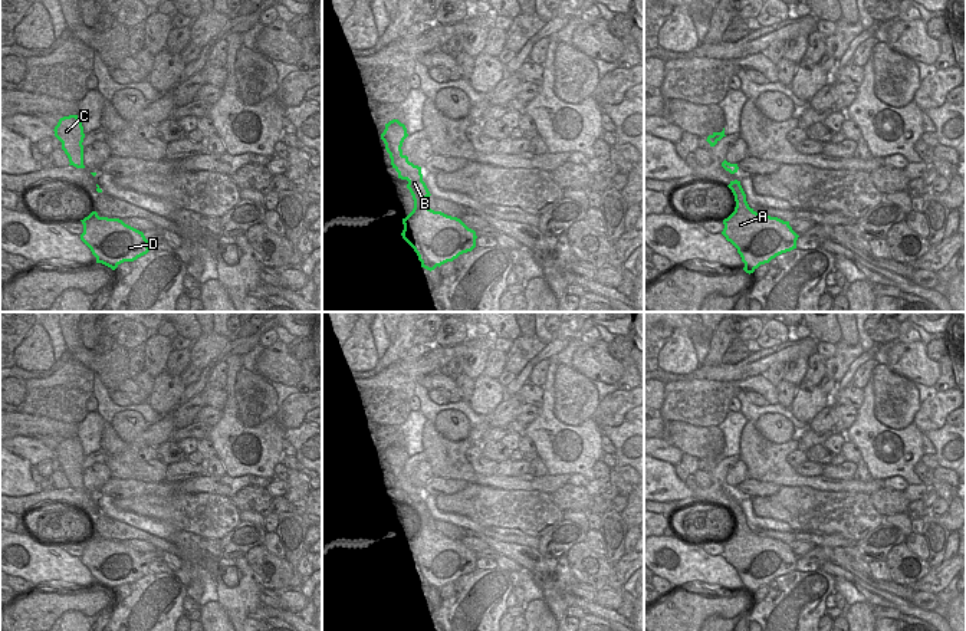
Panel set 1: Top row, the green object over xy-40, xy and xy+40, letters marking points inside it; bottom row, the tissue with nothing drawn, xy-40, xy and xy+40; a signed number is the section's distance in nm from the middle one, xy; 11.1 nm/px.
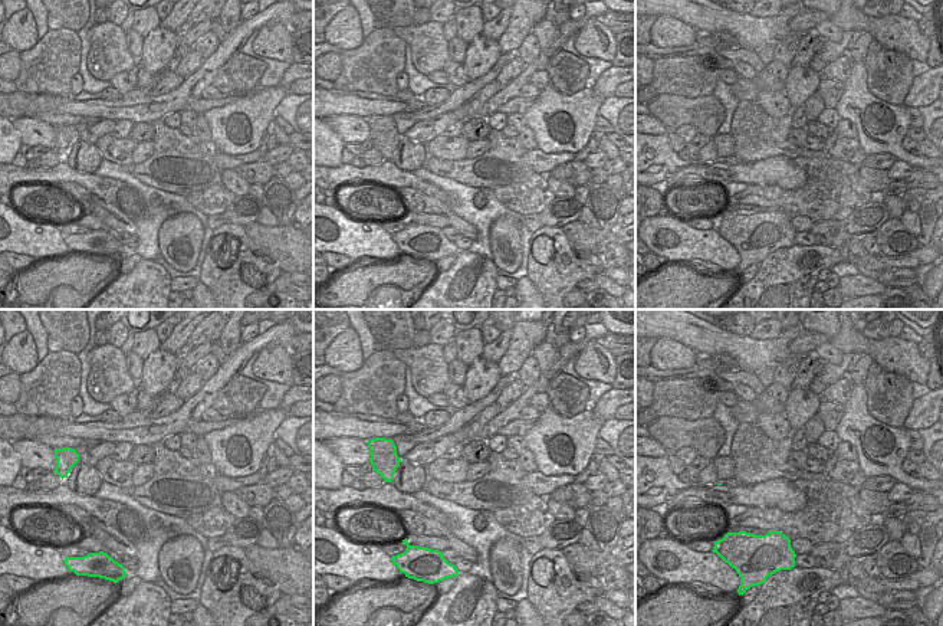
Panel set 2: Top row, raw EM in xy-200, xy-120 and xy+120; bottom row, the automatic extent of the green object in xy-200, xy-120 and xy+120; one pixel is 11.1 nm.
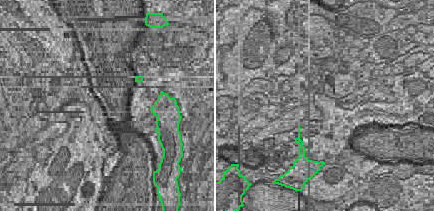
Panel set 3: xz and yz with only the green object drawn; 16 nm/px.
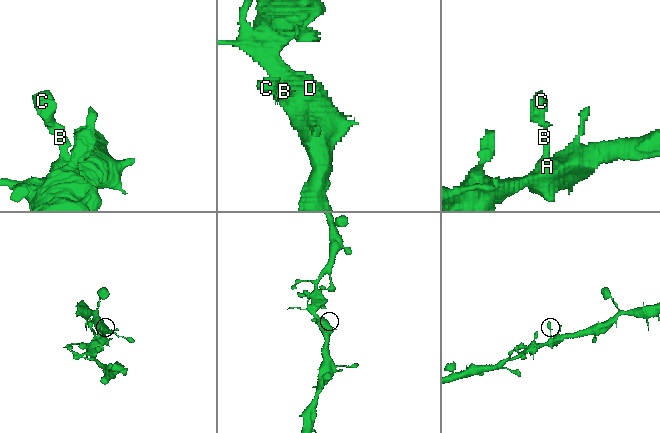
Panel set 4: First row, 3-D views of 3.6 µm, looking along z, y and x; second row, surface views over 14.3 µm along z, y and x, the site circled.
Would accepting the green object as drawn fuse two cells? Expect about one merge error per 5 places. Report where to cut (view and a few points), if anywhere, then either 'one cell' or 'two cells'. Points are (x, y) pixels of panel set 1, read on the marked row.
cut none; one cell

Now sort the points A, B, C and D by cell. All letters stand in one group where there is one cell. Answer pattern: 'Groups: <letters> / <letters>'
Groups: A B C D

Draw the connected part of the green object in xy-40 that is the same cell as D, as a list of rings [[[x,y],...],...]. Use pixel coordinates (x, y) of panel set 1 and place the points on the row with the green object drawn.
[[[92,211],[80,220],[80,240],[91,249],[96,263],[115,270],[124,262],[134,262],[150,252],[144,233],[119,218],[99,217]]]

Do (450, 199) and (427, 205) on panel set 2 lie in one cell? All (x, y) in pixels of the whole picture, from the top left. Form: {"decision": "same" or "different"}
{"decision": "different"}

